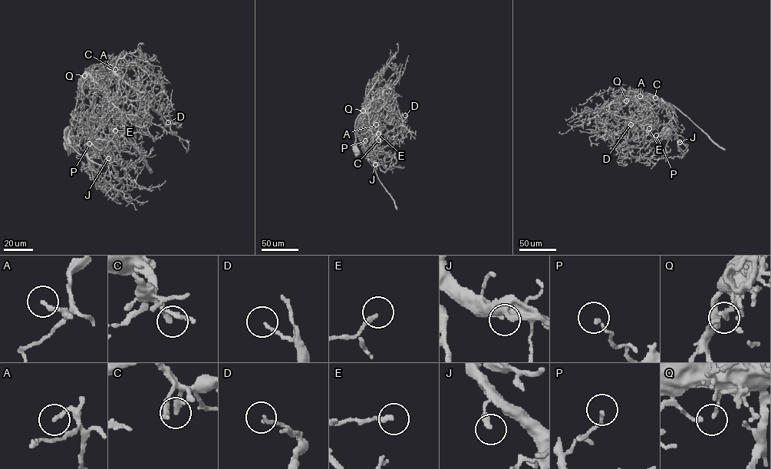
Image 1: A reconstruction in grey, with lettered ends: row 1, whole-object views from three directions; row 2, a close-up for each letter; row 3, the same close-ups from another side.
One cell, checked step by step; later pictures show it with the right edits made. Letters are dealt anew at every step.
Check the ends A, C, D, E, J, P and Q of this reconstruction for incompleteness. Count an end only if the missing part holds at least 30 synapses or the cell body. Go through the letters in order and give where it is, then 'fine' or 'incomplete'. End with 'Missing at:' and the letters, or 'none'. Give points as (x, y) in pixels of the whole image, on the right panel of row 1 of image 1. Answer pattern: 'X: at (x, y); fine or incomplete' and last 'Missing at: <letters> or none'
A: at (640, 96); fine
C: at (655, 97); fine
D: at (630, 124); fine
E: at (649, 128); fine
J: at (680, 142); fine
P: at (656, 135); fine
Q: at (626, 100); fine
Missing at: none

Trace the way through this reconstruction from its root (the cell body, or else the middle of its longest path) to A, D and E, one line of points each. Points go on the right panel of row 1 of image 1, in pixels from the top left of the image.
A: (666, 134), (650, 140), (638, 137), (628, 140), (629, 130), (644, 107), (657, 97), (650, 94), (640, 96)
D: (666, 134), (629, 140), (627, 131), (610, 133), (607, 124), (611, 103), (609, 110), (636, 122), (630, 124)
E: (666, 134), (650, 140), (638, 137), (628, 140), (629, 130), (645, 107), (650, 110), (649, 128)

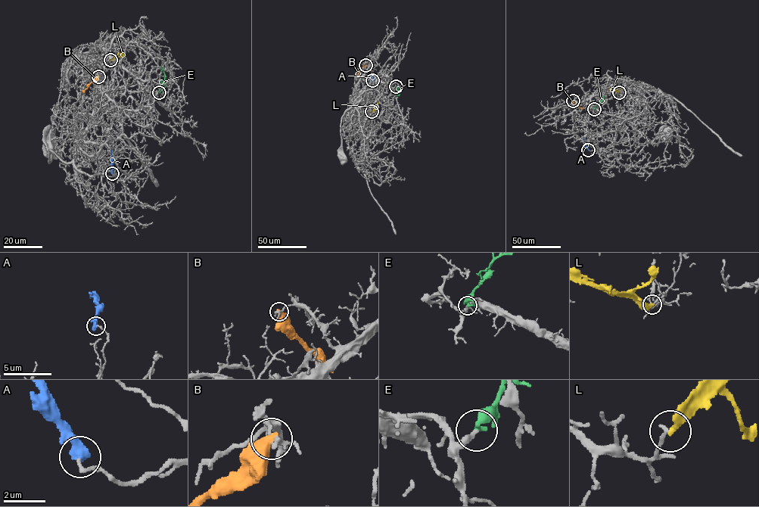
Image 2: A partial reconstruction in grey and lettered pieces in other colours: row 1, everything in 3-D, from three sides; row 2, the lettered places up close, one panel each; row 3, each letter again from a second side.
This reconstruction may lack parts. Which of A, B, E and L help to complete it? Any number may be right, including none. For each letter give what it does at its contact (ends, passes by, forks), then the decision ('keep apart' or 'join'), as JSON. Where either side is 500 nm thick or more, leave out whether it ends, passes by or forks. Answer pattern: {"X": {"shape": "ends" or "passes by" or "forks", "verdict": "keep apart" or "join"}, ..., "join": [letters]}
{"A": {"shape": "ends", "verdict": "keep apart"}, "B": {"verdict": "keep apart"}, "E": {"shape": "ends", "verdict": "join"}, "L": {"shape": "ends", "verdict": "keep apart"}, "join": ["E"]}

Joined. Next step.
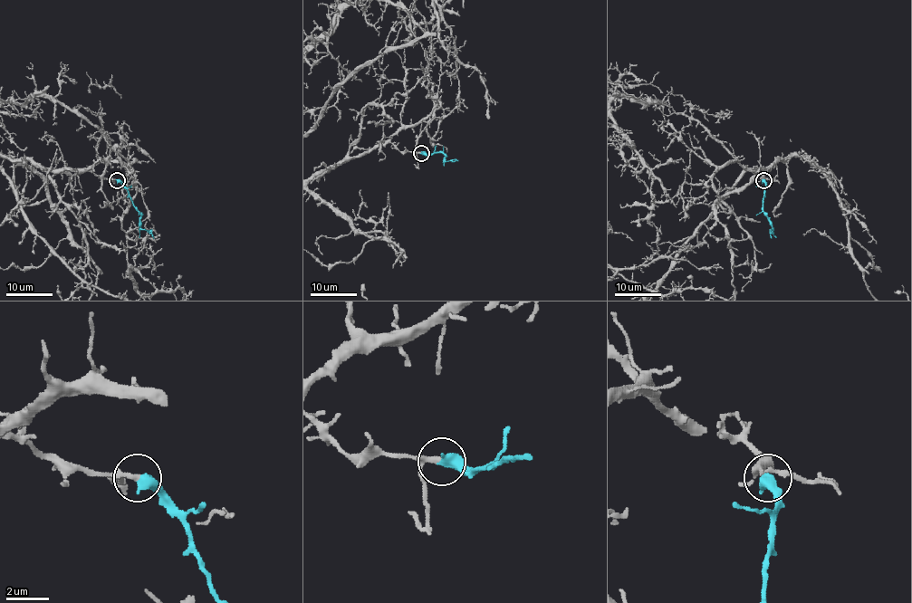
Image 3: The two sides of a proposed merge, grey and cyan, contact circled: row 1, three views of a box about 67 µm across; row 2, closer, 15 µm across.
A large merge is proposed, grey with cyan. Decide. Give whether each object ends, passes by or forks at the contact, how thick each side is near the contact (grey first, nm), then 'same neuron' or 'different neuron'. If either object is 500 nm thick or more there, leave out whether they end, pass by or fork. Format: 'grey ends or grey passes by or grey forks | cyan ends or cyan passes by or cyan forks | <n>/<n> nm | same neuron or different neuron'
190/550 nm | same neuron

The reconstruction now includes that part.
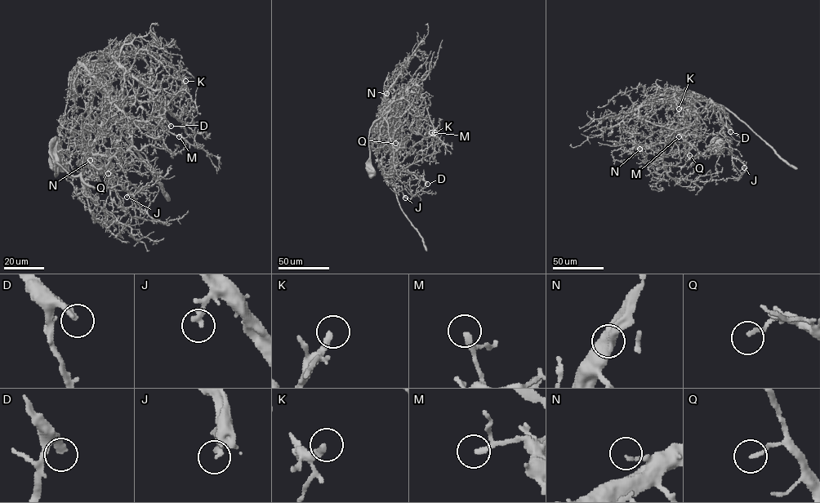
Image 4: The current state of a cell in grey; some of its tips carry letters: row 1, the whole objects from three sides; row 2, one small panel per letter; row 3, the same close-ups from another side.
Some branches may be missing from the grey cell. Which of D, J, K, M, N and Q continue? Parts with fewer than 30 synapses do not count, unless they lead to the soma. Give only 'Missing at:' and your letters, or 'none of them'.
Missing at: D, N

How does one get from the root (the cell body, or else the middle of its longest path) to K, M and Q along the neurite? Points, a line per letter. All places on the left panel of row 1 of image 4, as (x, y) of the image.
K: (55, 158), (55, 174), (57, 165), (82, 171), (104, 107), (99, 64), (116, 52), (150, 50), (185, 81)
M: (55, 158), (55, 174), (57, 165), (82, 171), (102, 119), (103, 65), (179, 136)
Q: (55, 158), (55, 174), (57, 165), (79, 174), (100, 127), (95, 123), (84, 126), (81, 141), (108, 173)

